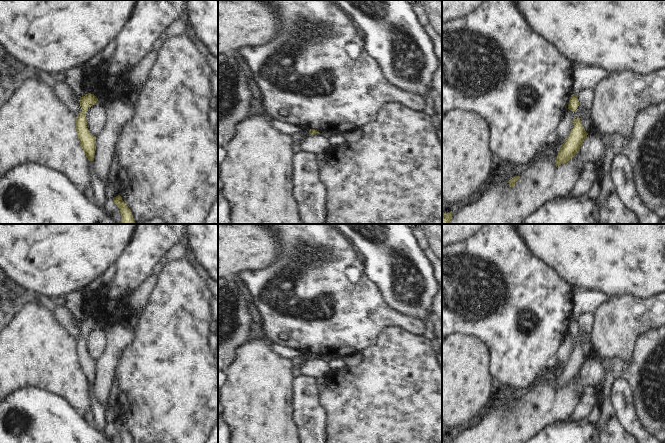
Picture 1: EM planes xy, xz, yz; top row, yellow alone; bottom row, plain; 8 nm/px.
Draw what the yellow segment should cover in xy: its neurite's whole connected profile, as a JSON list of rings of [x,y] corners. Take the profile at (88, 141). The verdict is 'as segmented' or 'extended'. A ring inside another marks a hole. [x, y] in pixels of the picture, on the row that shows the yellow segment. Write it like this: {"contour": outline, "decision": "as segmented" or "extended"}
{"contour": [[[91,93],[80,97],[81,112],[76,117],[76,131],[78,134],[78,140],[86,157],[89,161],[94,161],[94,155],[96,151],[96,137],[92,135],[87,128],[86,111],[89,107],[98,102],[98,98]]], "decision": "as segmented"}

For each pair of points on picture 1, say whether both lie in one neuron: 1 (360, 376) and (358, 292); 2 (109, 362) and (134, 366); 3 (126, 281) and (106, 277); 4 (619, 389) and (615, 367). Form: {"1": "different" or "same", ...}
{"1": "different", "2": "different", "3": "different", "4": "different"}

